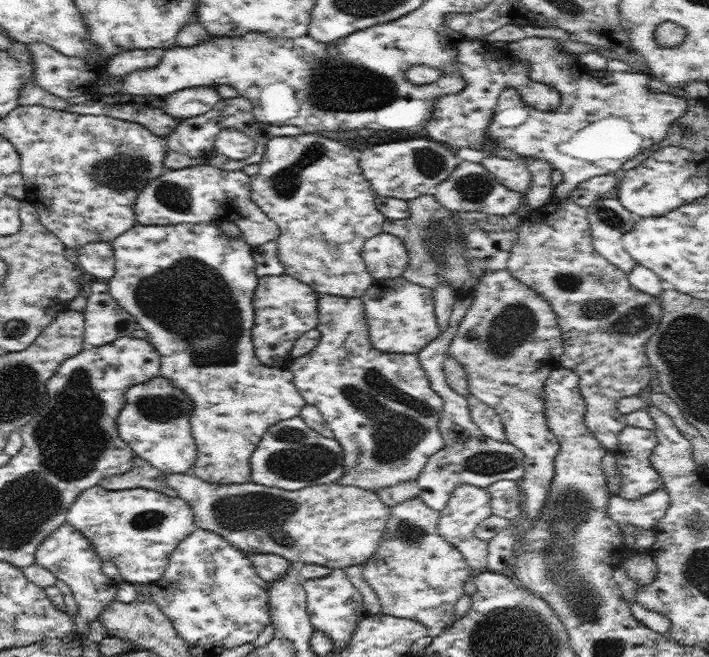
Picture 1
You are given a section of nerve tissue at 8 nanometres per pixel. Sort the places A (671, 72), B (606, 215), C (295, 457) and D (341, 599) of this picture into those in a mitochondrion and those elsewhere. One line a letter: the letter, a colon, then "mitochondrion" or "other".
A: other
B: mitochondrion
C: mitochondrion
D: other

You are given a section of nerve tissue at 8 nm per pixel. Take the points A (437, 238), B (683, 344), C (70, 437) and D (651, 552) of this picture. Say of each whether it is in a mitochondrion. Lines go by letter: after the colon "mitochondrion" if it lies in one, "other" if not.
A: mitochondrion
B: mitochondrion
C: mitochondrion
D: other

